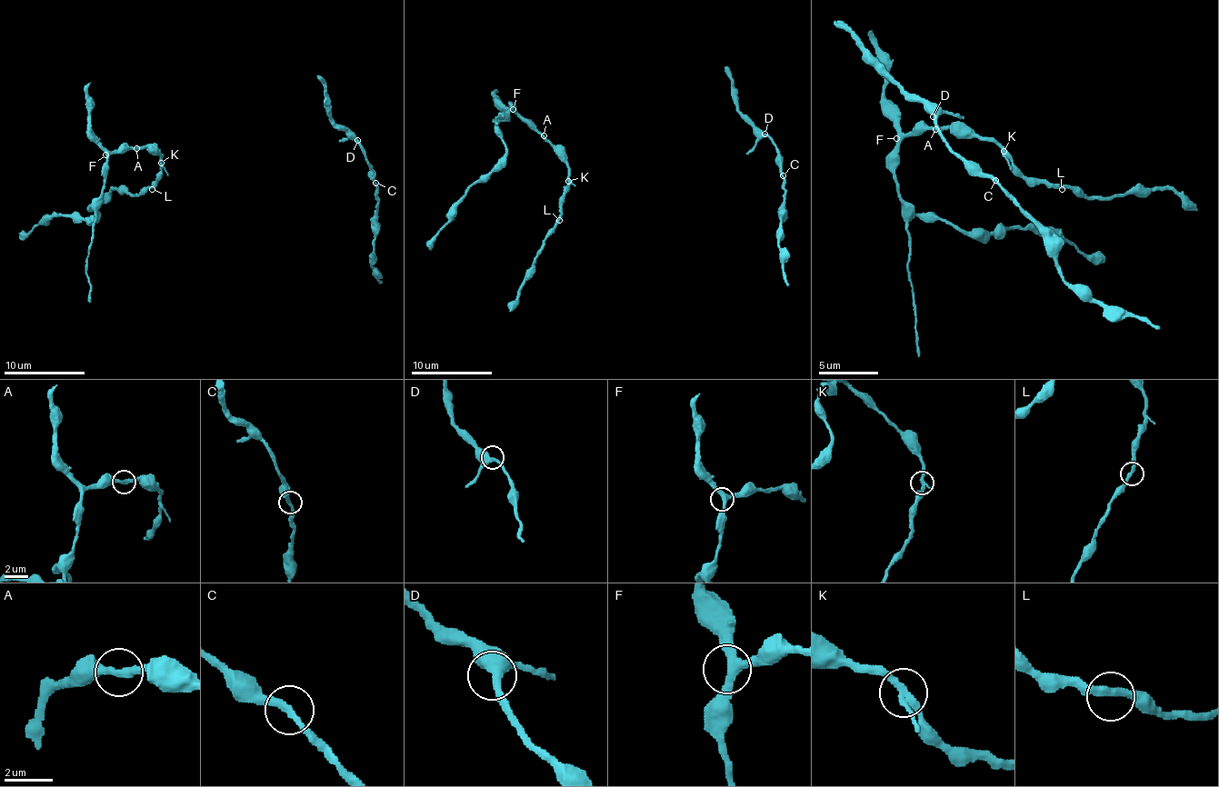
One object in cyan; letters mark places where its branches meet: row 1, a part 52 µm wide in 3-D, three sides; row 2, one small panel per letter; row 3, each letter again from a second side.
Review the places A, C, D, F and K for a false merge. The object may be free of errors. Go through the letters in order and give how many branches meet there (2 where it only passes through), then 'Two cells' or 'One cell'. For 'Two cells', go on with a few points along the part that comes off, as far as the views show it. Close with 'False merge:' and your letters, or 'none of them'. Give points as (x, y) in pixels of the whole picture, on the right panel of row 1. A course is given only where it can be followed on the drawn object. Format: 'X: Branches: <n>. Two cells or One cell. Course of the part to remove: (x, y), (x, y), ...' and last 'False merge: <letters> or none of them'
A: Branches: 2. One cell
C: Branches: 2. One cell
D: Branches: 3. One cell
F: Branches: 3. One cell
K: Branches: 3. One cell
False merge: none of them

